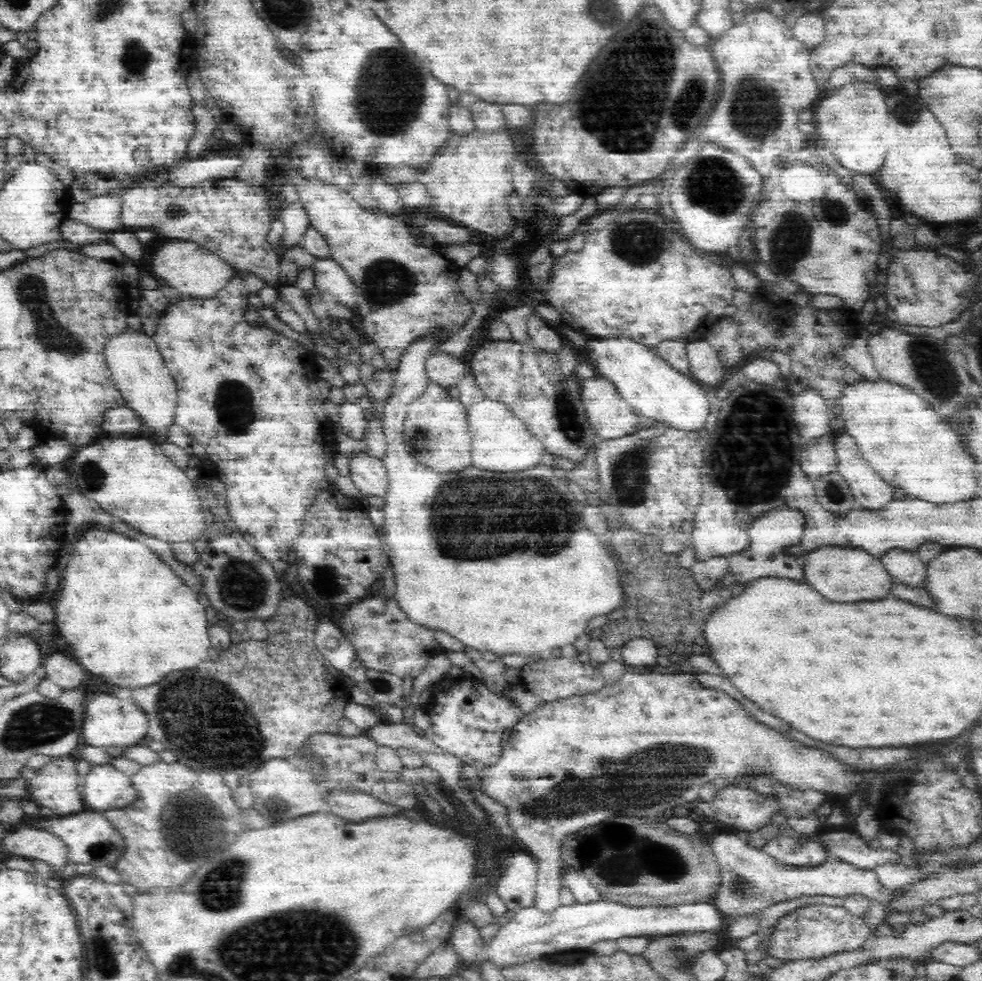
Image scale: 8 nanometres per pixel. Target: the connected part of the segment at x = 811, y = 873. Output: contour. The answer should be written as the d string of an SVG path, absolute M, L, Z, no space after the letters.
M718 833L712 836L712 839L711 845L716 851L723 880L713 902L729 920L734 919L738 914L761 911L772 902L794 899L802 895L838 897L844 892L861 890L870 899L876 898L881 902L890 892L880 889L875 870L862 870L830 858L812 867L783 868L766 857L760 849L748 846L748 843L738 834Z

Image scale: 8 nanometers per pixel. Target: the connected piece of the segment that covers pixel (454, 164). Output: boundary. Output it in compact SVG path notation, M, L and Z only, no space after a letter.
M474 129L465 136L450 134L444 145L428 160L424 174L417 182L424 183L431 194L433 208L451 220L502 239L517 226L507 210L506 198L513 190L514 154L506 130L485 132Z

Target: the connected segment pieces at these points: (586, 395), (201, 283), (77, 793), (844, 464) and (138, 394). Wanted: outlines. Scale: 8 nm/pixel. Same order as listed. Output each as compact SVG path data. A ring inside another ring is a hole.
M597 376L578 381L578 401L580 409L590 425L590 429L596 433L600 439L616 438L622 434L628 434L639 420L639 415L632 412L631 406L616 393L612 384Z
M192 240L166 242L160 248L155 249L150 257L152 257L150 260L152 274L161 283L201 299L213 297L215 292L219 291L233 274L236 274L235 270L223 258Z
M70 753L64 756L52 757L49 762L37 769L32 778L26 779L26 796L38 804L40 808L48 808L56 814L56 818L70 816L89 807L85 802L84 793L80 790L80 772L78 772L78 762L80 756Z
M838 436L835 443L838 468L849 482L857 504L870 509L884 508L884 504L894 498L892 486L864 462L852 437Z
M124 326L120 332L110 336L103 348L105 361L110 369L116 387L120 389L126 404L138 411L151 428L151 438L164 441L166 427L172 424L174 406L176 406L175 380L160 352L153 336L149 336L143 327Z

